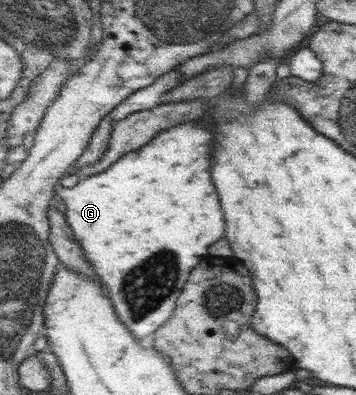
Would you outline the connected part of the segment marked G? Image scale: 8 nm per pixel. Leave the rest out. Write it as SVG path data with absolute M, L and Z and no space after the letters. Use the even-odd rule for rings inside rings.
M183 121L160 132L139 151L126 153L105 171L82 177L74 187L62 187L61 182L55 185L54 193L65 201L64 216L87 261L107 287L105 292L121 322L139 341L165 325L191 269L209 255L209 245L223 237L225 219L209 177L211 137L211 129L195 121Z

